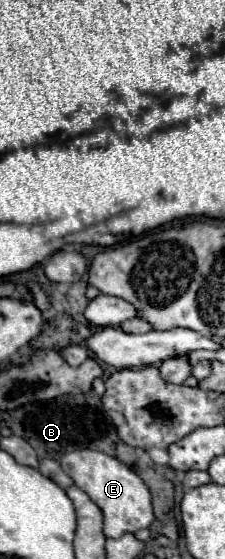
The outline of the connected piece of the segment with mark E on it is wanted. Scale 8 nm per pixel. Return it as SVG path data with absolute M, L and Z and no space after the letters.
M79 449L65 453L61 457L63 471L69 473L69 477L75 481L75 485L89 495L89 499L103 511L103 533L105 537L121 537L123 533L135 533L139 529L147 529L153 521L153 505L151 505L151 493L147 485L141 481L141 477L129 469L119 459L93 451L93 449Z

